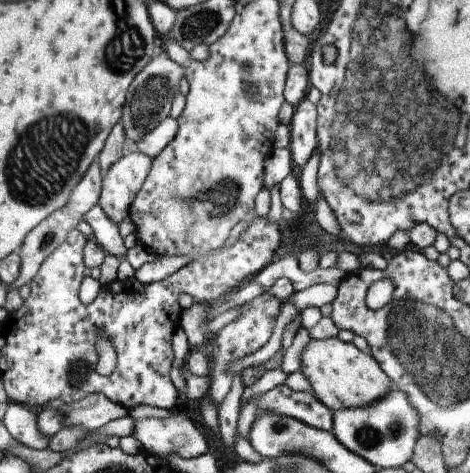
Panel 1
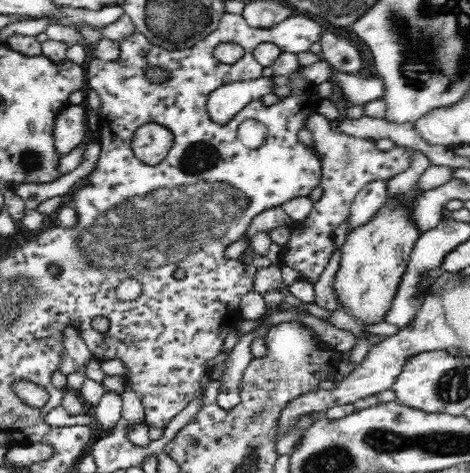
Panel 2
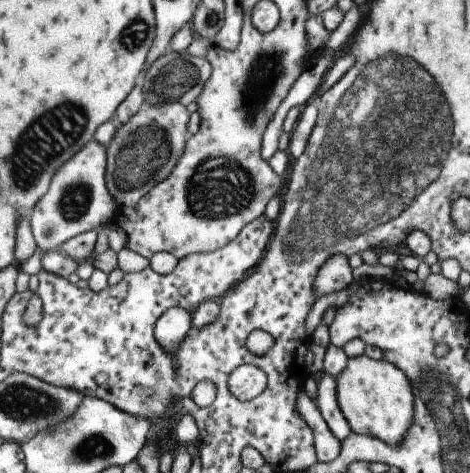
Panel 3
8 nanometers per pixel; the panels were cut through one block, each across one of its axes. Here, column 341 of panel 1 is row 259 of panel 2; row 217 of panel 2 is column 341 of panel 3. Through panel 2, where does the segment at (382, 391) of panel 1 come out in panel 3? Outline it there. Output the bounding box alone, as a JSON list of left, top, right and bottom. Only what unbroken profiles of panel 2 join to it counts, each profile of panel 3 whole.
[337,356,415,448]

